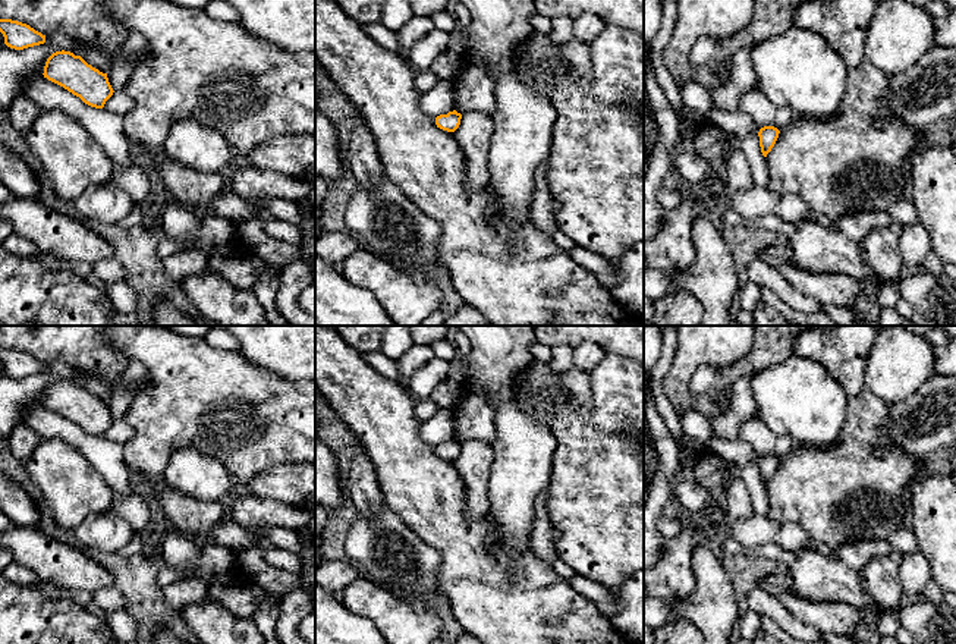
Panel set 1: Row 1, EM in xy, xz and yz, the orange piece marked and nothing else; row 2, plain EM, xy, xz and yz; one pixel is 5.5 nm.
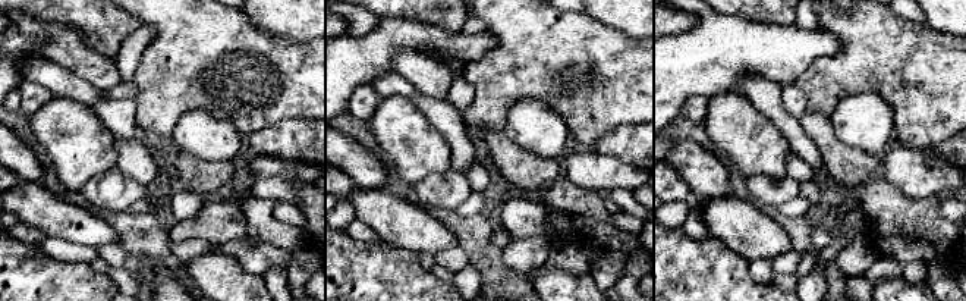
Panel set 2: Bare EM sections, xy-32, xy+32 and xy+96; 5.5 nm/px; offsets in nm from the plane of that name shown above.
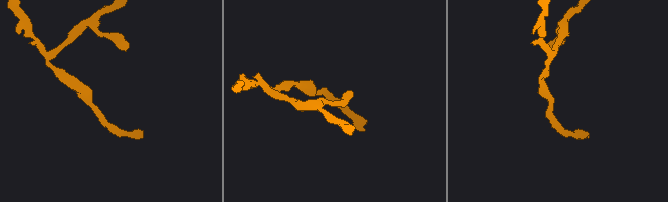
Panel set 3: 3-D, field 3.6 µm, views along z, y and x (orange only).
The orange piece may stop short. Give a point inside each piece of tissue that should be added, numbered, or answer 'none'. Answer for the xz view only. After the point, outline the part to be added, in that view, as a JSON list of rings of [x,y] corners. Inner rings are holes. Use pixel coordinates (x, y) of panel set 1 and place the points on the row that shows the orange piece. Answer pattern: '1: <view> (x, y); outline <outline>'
none

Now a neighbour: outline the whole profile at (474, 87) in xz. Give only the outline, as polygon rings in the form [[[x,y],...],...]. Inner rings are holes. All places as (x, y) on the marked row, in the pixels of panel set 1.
[[[460,51],[462,63],[455,78],[455,110],[460,114],[479,111],[491,116],[496,109],[494,78],[478,56]]]

